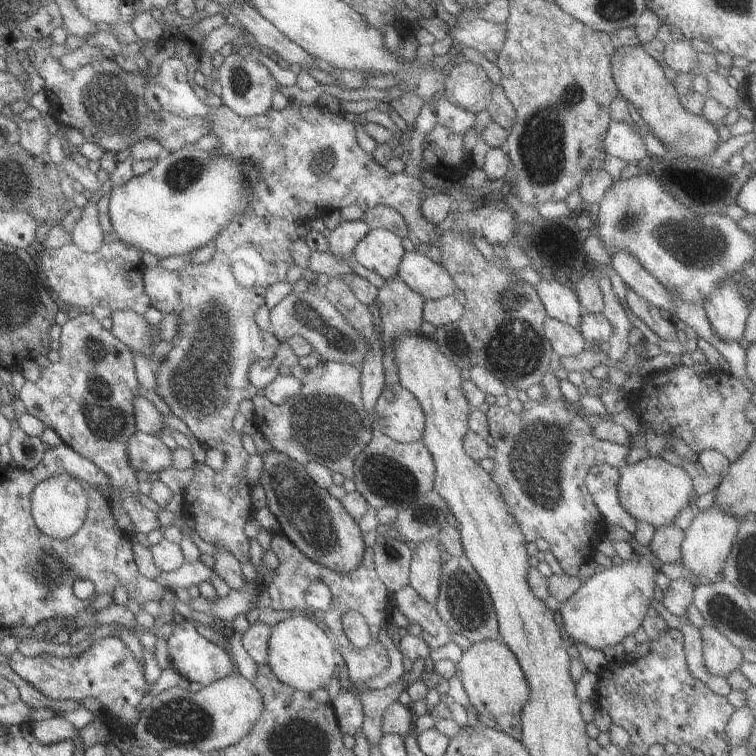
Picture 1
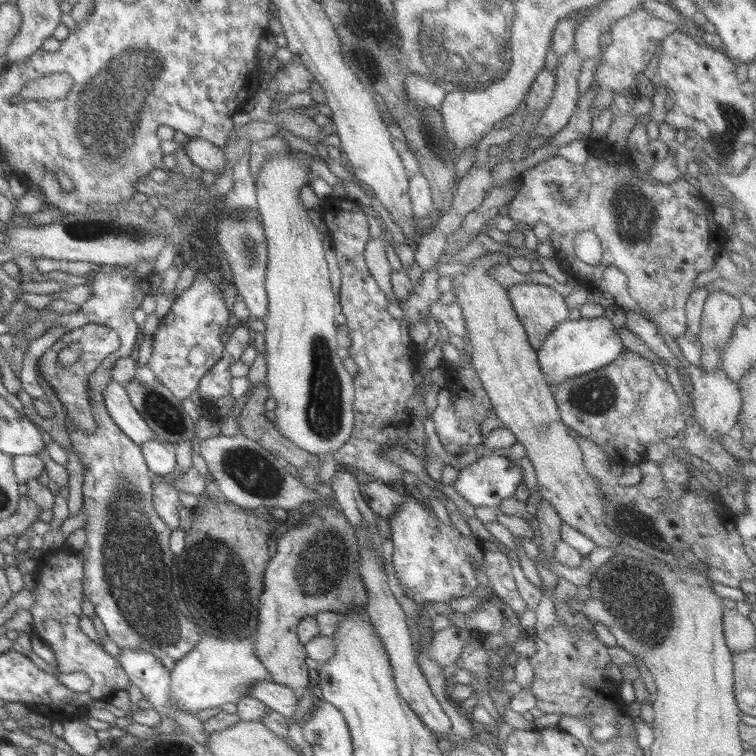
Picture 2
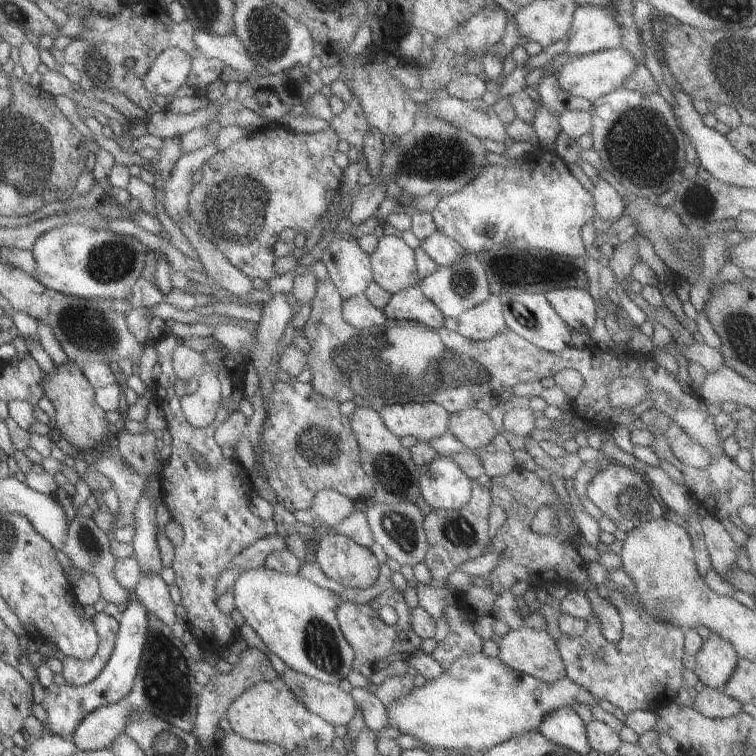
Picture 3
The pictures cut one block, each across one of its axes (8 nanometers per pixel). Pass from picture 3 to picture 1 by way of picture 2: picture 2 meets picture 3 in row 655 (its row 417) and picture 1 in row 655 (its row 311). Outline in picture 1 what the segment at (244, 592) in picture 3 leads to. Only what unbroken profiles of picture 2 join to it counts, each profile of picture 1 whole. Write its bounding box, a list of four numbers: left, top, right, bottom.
[265,616,338,694]

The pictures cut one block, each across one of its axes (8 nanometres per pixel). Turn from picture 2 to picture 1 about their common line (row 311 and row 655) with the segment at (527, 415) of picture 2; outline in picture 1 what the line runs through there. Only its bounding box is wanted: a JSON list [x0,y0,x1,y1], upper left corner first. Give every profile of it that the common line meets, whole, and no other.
[454,640,529,741]

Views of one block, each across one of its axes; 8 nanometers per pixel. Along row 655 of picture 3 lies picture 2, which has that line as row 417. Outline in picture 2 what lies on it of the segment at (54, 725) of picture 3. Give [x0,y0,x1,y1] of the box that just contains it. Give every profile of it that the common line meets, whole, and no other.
[101,381,156,445]

